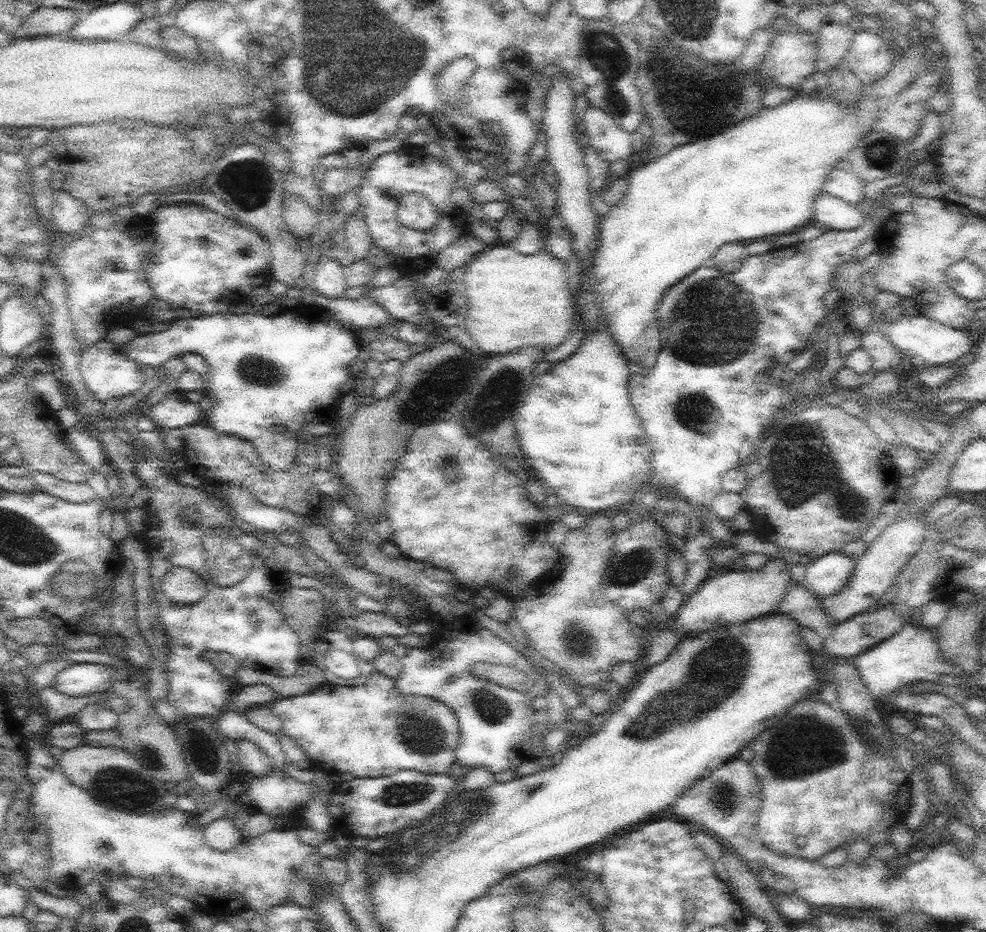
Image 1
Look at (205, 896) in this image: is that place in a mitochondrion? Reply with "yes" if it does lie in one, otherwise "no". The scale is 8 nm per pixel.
no

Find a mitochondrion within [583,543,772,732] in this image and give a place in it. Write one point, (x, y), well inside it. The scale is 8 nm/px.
(633, 567)

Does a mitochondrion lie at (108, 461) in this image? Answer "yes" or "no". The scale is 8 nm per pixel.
no

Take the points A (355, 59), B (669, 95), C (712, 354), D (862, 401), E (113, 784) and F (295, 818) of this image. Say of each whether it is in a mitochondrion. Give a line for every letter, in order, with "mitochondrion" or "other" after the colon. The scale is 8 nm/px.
A: mitochondrion
B: mitochondrion
C: mitochondrion
D: other
E: mitochondrion
F: other

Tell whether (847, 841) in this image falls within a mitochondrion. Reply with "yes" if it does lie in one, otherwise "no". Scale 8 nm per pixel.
no

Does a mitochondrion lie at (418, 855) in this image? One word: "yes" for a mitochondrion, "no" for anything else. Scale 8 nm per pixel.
yes

